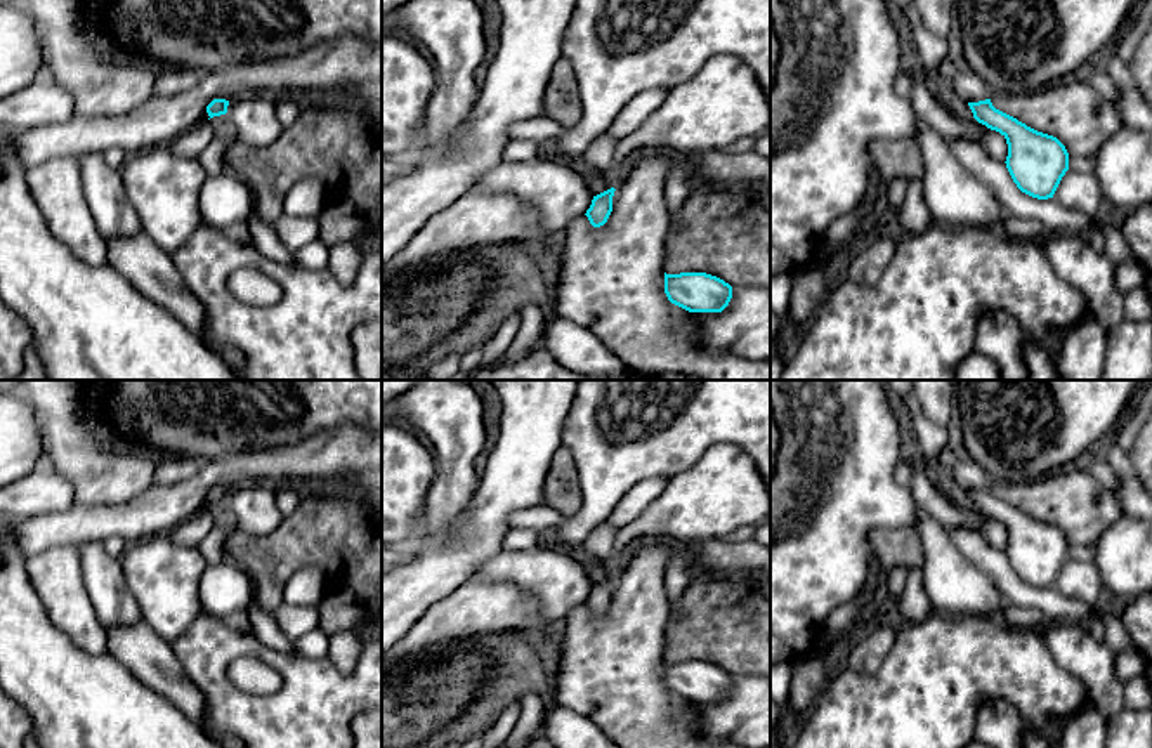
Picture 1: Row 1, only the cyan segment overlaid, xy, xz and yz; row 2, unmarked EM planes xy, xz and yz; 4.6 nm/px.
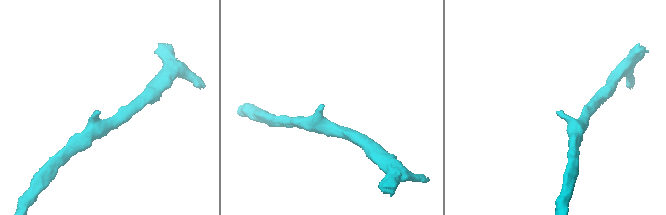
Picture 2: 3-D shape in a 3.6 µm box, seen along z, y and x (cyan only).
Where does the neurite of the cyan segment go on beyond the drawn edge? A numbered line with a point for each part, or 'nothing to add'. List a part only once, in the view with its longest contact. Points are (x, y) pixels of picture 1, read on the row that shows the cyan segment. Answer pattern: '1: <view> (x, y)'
nothing to add

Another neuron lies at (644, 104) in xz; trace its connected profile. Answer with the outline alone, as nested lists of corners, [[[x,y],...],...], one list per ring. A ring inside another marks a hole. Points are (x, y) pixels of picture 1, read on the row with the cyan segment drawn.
[[[652,89],[638,94],[612,121],[607,134],[621,141],[633,134],[664,101],[668,92]]]

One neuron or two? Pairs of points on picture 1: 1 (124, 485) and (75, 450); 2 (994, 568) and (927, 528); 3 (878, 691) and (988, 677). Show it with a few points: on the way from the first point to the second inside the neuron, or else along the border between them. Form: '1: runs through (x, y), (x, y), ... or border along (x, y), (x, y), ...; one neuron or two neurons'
1: runs through (111, 478), (103, 478), (87, 462); one neuron
2: border along (946, 530), (955, 545), (984, 571); two neurons
3: runs through (906, 691), (925, 691), (939, 677), (960, 677); one neuron

